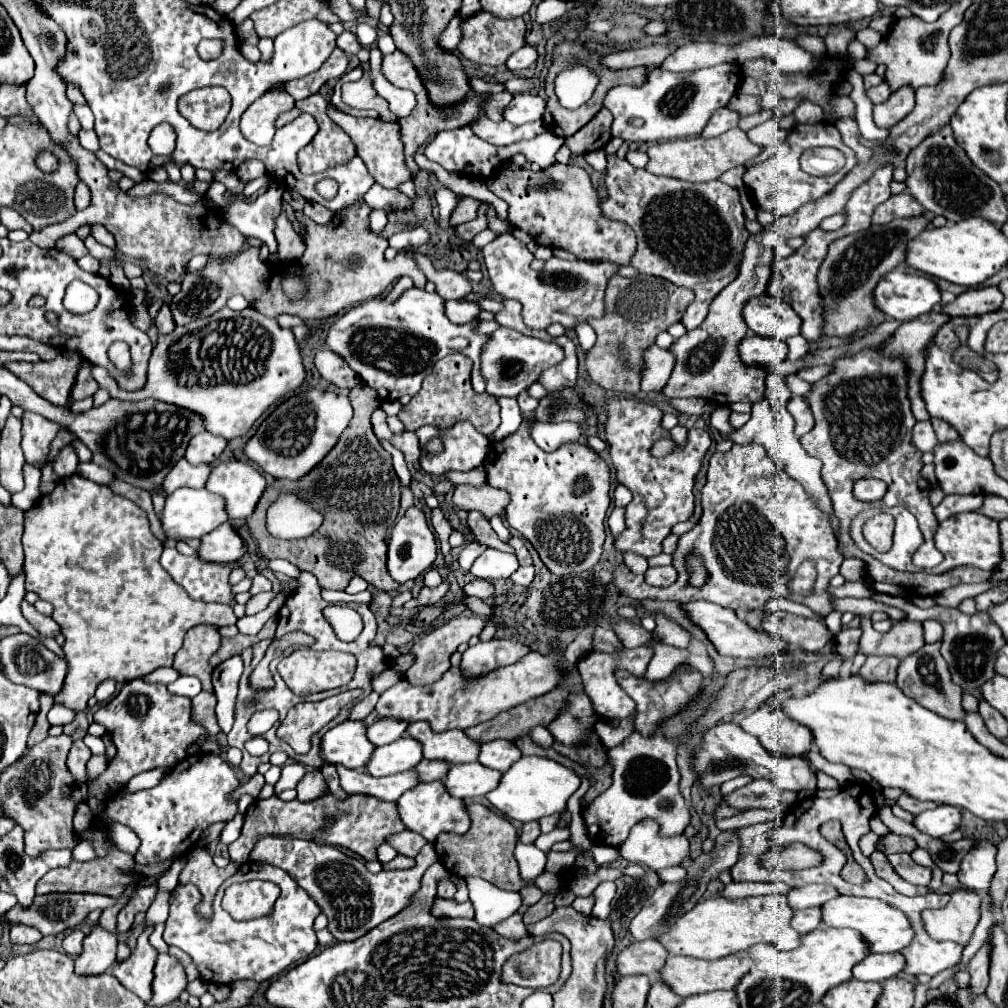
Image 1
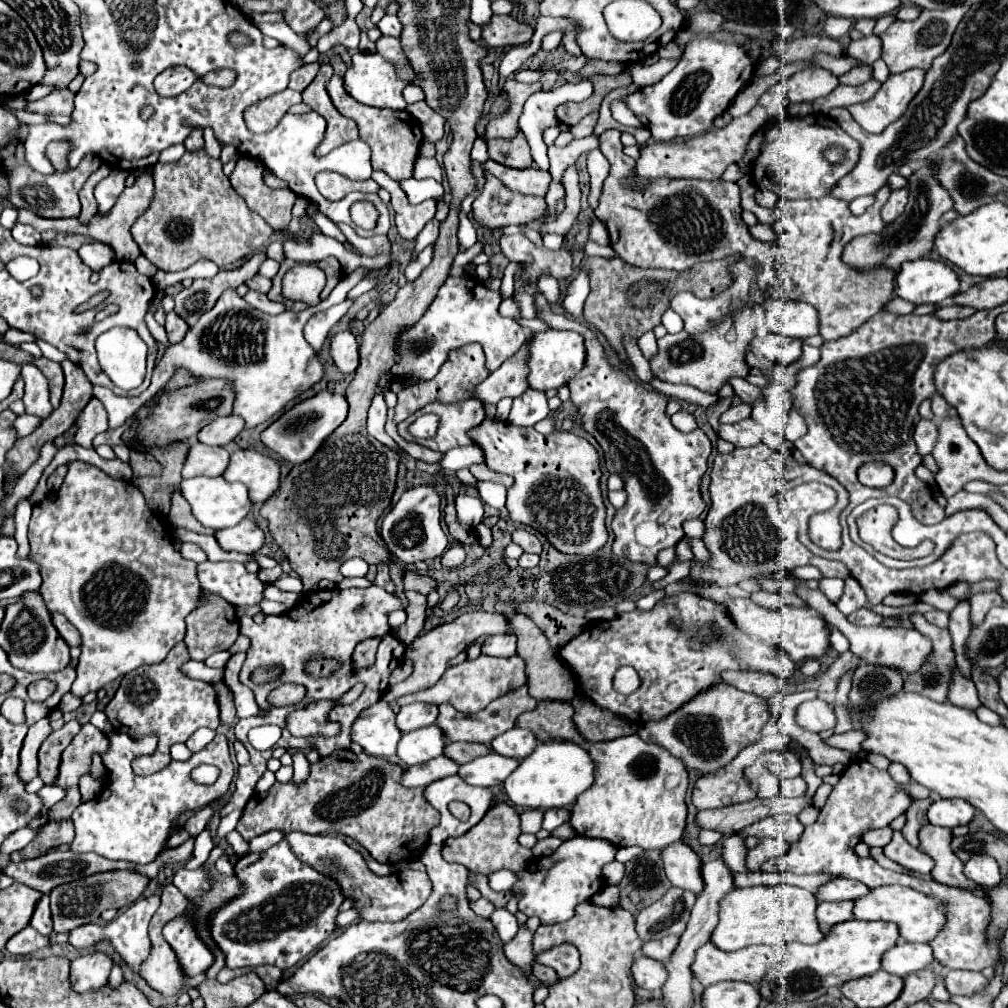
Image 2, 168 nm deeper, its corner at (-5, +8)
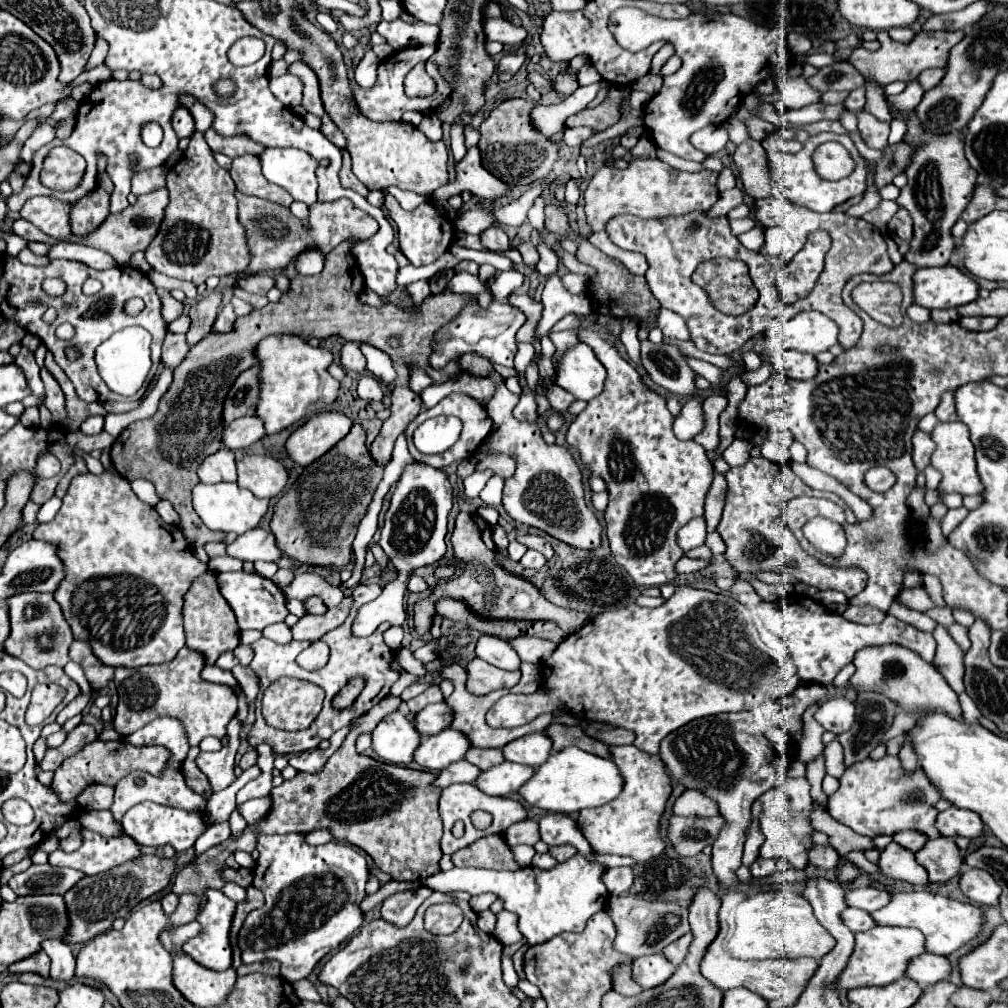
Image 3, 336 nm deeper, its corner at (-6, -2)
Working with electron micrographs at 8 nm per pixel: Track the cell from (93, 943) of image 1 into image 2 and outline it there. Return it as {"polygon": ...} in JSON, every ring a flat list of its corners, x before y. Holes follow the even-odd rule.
{"polygon":[[95,952,89,956,81,956,75,962,71,962,71,986,73,992,93,992,107,984,107,978,111,974,113,962,107,954]]}

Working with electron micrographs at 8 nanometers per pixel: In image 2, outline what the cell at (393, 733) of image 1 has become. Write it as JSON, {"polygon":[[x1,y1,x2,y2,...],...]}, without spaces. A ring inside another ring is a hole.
{"polygon":[[409,704,403,706,397,714,397,726,401,732,411,732,423,726,431,726,437,720,435,704]]}

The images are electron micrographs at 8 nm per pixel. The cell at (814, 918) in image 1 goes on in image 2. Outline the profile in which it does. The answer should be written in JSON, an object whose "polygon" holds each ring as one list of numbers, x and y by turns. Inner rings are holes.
{"polygon":[[821,902,817,906,817,920,821,928,853,918,853,902]]}

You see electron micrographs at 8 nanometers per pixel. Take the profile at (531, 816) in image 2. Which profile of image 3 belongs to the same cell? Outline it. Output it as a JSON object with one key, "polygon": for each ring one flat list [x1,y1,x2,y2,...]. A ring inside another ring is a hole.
{"polygon":[[522,820,522,822,516,822,512,824,506,832,504,832,504,838,510,846,516,846,516,844,530,844,534,846,538,840,540,840,540,834,538,834,538,822,534,820]]}

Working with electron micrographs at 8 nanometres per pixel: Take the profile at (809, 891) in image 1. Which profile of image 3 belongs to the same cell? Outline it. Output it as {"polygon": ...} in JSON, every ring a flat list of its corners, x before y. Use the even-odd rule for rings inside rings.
{"polygon":[[856,888,856,890,850,890,846,892,846,904,852,906,852,908,860,908,860,910,866,910,866,912,874,912,874,910,880,910,882,906,886,906,890,902,890,894,888,892,882,892,882,890,876,890,876,888]]}

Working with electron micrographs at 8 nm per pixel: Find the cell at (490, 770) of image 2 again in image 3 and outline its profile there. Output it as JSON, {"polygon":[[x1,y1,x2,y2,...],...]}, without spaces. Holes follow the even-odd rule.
{"polygon":[[504,762,490,770,484,770,476,778,474,786,488,796,506,796,506,794,514,794,518,786,522,786,532,776,532,772,534,768,530,766]]}

